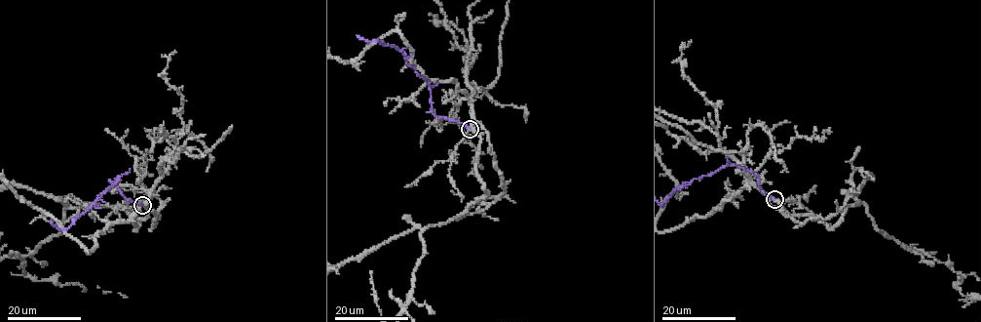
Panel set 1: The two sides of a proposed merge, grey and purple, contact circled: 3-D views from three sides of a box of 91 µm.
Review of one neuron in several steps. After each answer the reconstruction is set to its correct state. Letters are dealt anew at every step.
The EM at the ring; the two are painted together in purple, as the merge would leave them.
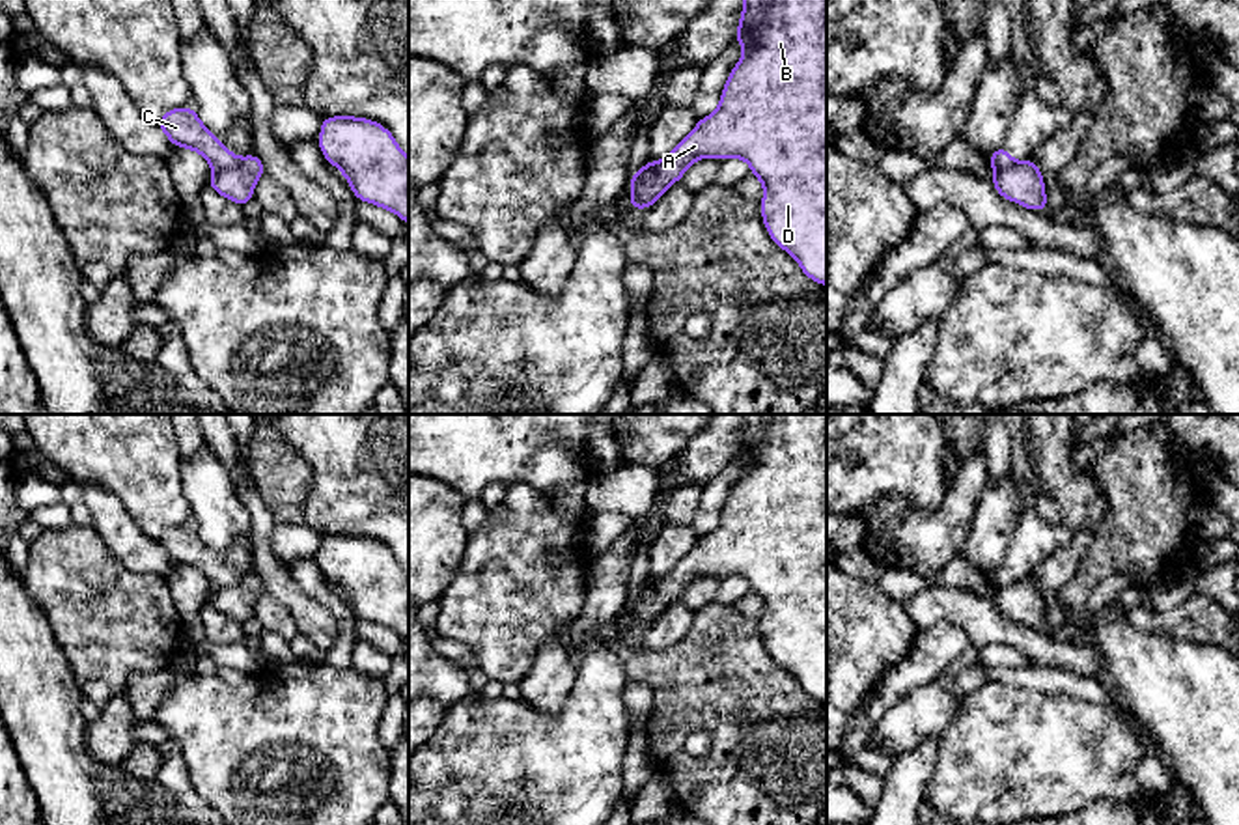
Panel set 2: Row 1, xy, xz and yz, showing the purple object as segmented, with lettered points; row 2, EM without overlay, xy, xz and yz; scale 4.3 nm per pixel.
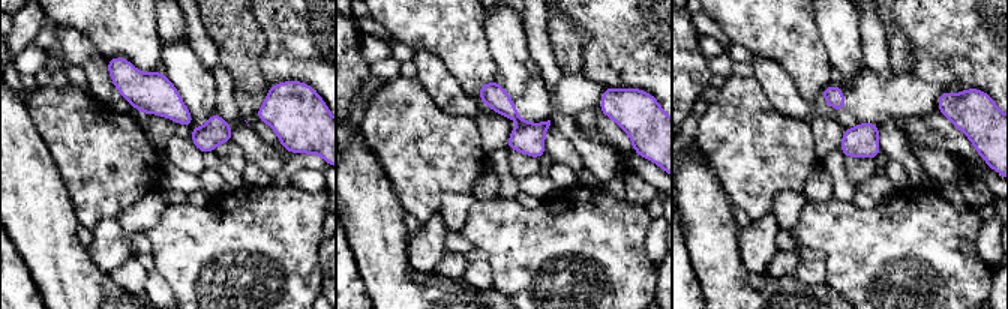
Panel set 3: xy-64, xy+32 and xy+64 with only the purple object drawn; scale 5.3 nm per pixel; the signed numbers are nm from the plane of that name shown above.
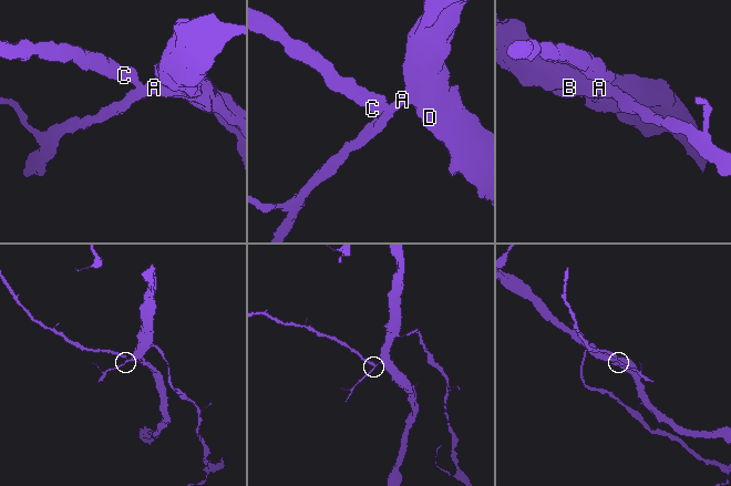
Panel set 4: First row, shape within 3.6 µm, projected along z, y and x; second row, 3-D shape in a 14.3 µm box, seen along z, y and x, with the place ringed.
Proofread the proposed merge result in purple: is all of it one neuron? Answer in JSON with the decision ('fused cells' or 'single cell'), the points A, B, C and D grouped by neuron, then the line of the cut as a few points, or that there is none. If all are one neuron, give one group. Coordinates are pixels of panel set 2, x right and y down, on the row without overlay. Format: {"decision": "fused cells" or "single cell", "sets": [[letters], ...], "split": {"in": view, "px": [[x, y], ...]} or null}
{"decision": "fused cells", "sets": [["A", "B", "D"], ["C"]], "split": {"in": "xy", "px": [[239, 577], [230, 585], [213, 588]]}}

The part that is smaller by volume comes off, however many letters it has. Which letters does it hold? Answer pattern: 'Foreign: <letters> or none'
Foreign: C

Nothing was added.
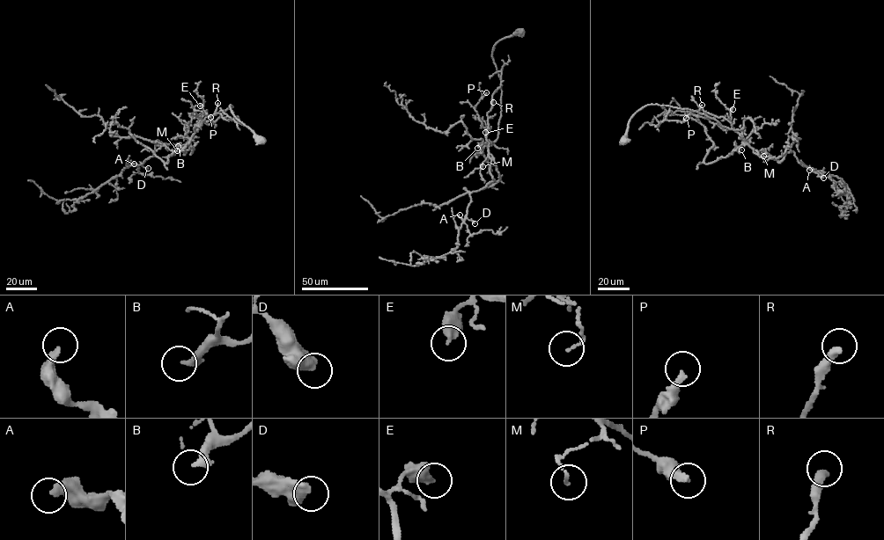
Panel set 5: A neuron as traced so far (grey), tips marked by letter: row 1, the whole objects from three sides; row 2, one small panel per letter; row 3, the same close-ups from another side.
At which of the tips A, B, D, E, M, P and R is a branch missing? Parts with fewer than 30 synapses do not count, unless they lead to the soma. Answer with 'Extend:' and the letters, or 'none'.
Extend: none

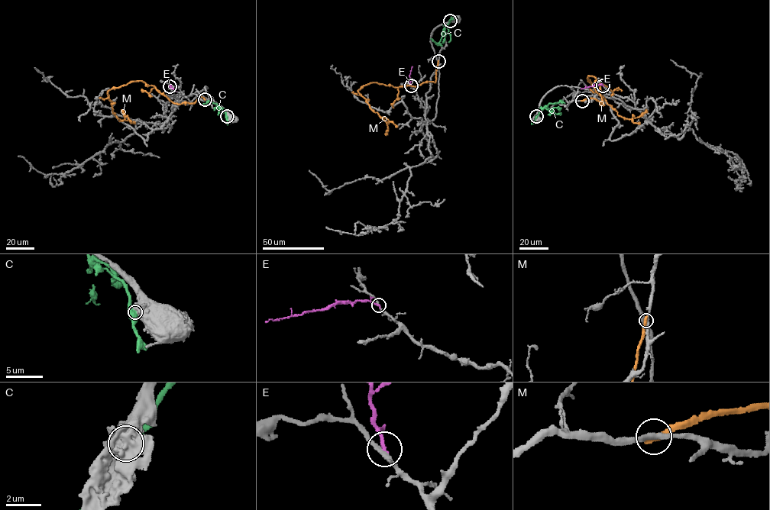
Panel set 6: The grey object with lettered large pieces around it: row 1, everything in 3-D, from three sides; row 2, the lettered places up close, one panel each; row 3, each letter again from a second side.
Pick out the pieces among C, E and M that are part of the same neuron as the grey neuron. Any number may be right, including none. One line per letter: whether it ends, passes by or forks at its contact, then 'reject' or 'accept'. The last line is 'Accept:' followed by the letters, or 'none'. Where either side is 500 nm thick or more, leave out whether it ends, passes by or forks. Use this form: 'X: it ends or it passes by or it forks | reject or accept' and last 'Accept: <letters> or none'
C: reject
E: it ends | reject
M: it ends | reject
Accept: none

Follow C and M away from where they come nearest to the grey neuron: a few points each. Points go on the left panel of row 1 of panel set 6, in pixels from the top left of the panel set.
C: (227, 117), (217, 104), (207, 101), (202, 104)
M: (205, 99), (177, 104), (136, 81), (108, 91), (121, 121), (121, 110)

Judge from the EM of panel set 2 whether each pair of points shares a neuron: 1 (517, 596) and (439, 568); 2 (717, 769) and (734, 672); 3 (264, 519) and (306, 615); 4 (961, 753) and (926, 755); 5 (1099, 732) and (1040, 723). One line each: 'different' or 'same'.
1: different
2: same
3: same
4: different
5: same

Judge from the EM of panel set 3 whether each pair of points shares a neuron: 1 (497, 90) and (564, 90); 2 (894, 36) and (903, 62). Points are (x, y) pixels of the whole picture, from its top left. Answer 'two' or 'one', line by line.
1: one
2: one

